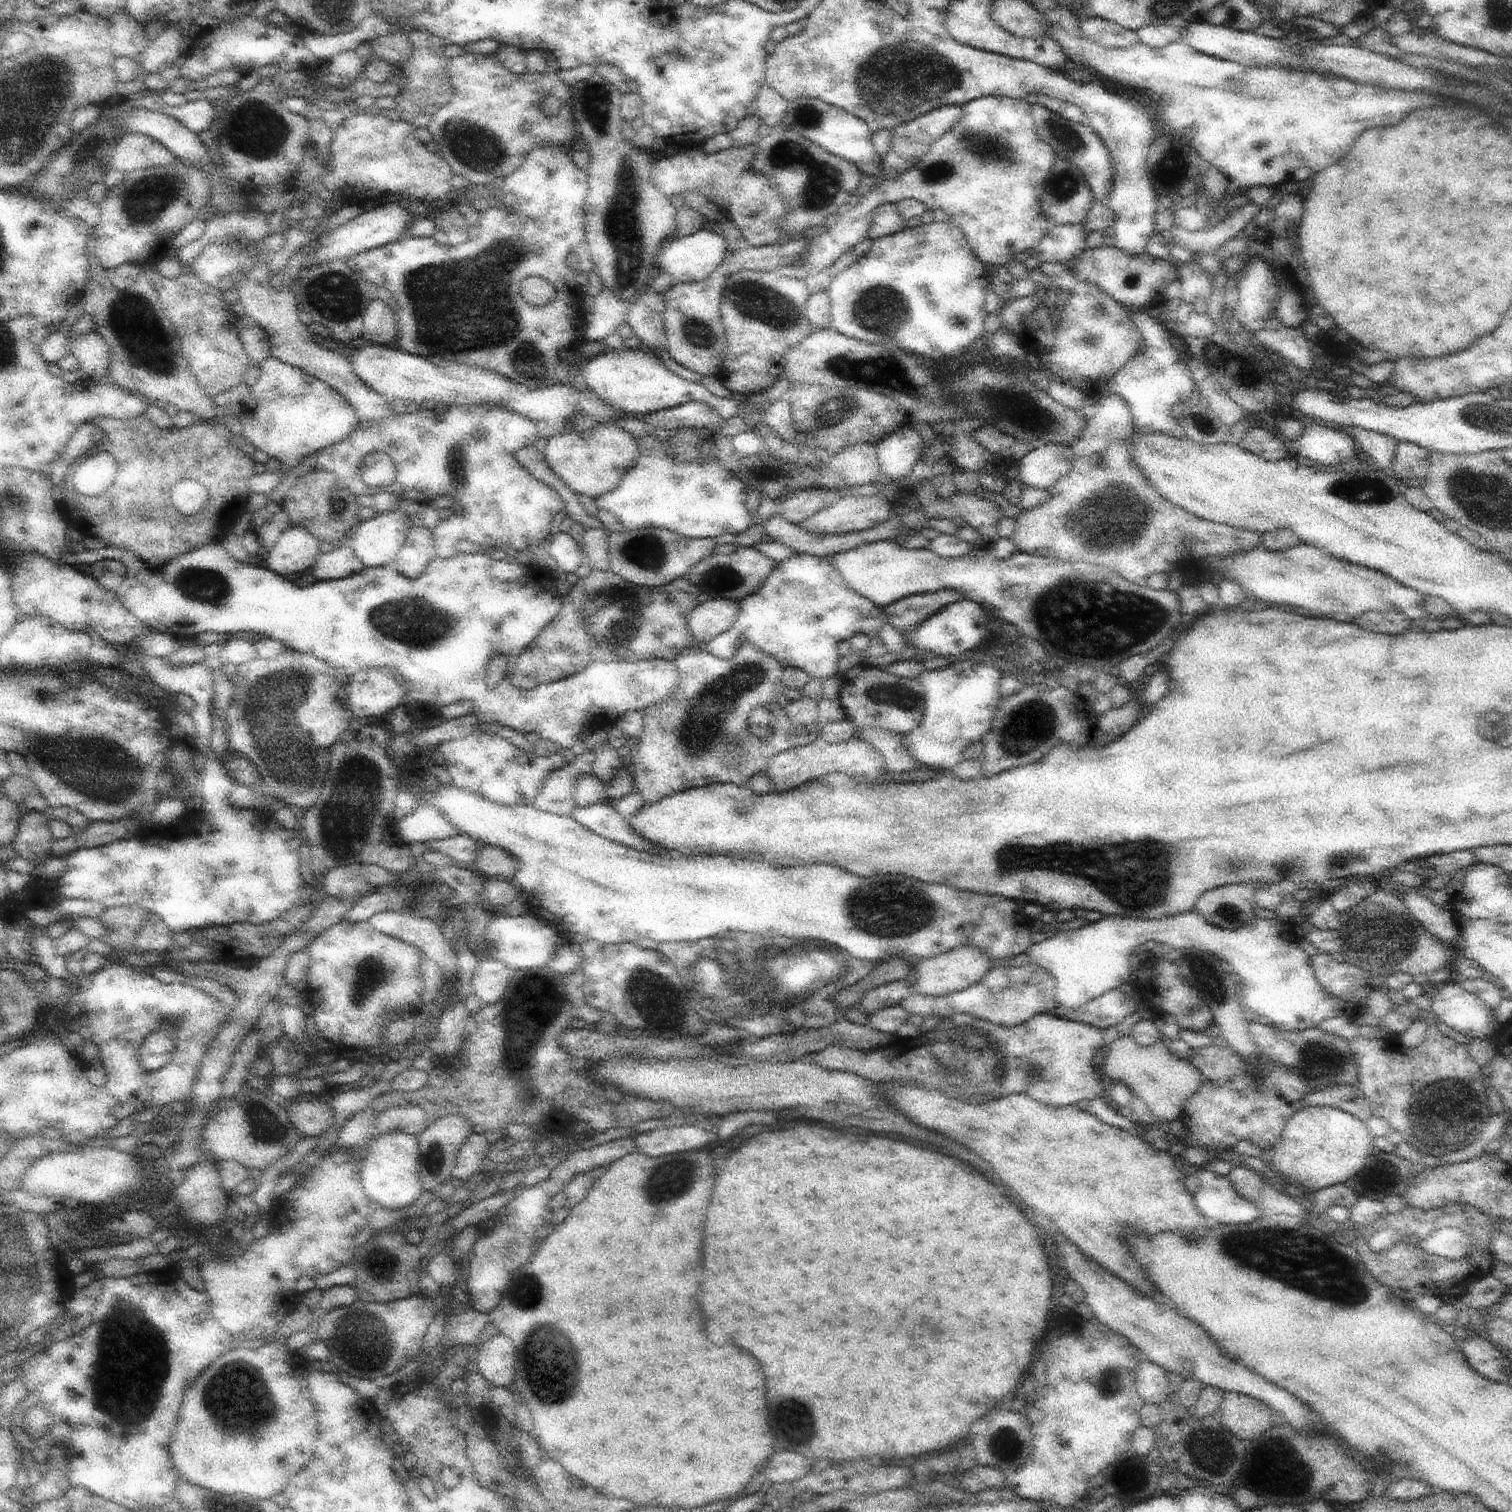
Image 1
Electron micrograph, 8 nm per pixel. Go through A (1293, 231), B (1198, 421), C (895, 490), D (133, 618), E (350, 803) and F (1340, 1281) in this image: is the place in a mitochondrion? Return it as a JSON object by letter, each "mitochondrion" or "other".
{"A":"other","B":"mitochondrion","C":"other","D":"other","E":"mitochondrion","F":"mitochondrion"}

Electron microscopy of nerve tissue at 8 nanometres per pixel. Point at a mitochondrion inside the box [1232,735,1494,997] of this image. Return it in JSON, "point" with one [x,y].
{"point":[1377,933]}

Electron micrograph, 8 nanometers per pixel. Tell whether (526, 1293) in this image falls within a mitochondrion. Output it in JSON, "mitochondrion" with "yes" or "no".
{"mitochondrion":"yes"}

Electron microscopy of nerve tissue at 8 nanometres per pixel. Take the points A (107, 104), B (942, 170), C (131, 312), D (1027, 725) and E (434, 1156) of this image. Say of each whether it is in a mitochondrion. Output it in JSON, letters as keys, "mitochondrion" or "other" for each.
{"A":"other","B":"mitochondrion","C":"mitochondrion","D":"mitochondrion","E":"mitochondrion"}

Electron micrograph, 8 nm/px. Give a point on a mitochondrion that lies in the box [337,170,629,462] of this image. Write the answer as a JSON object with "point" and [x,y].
{"point":[423,287]}

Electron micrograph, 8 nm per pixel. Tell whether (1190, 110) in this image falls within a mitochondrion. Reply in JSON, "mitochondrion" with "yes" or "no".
{"mitochondrion":"yes"}

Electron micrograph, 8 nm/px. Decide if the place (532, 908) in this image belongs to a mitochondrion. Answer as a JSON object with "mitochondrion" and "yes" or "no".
{"mitochondrion":"no"}

